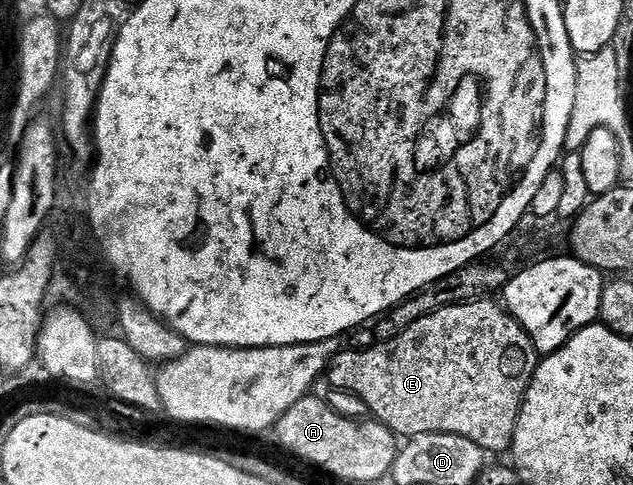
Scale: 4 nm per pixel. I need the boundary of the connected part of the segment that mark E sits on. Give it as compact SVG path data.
M472 300L463 302L459 306L446 306L417 320L417 324L409 324L409 328L405 328L405 332L401 332L401 336L388 342L376 341L375 346L368 350L344 348L336 354L331 365L327 367L325 382L328 382L328 387L331 390L353 392L353 396L361 396L361 400L365 400L367 405L368 415L383 426L388 426L400 439L410 440L422 434L452 434L461 436L465 440L473 440L473 444L477 444L488 455L506 455L513 444L513 436L517 432L517 420L521 416L523 401L535 375L535 370L540 364L541 355L535 349L535 341L527 335L523 325L513 315L507 313L498 301L496 301L497 303L491 301L495 300Z

